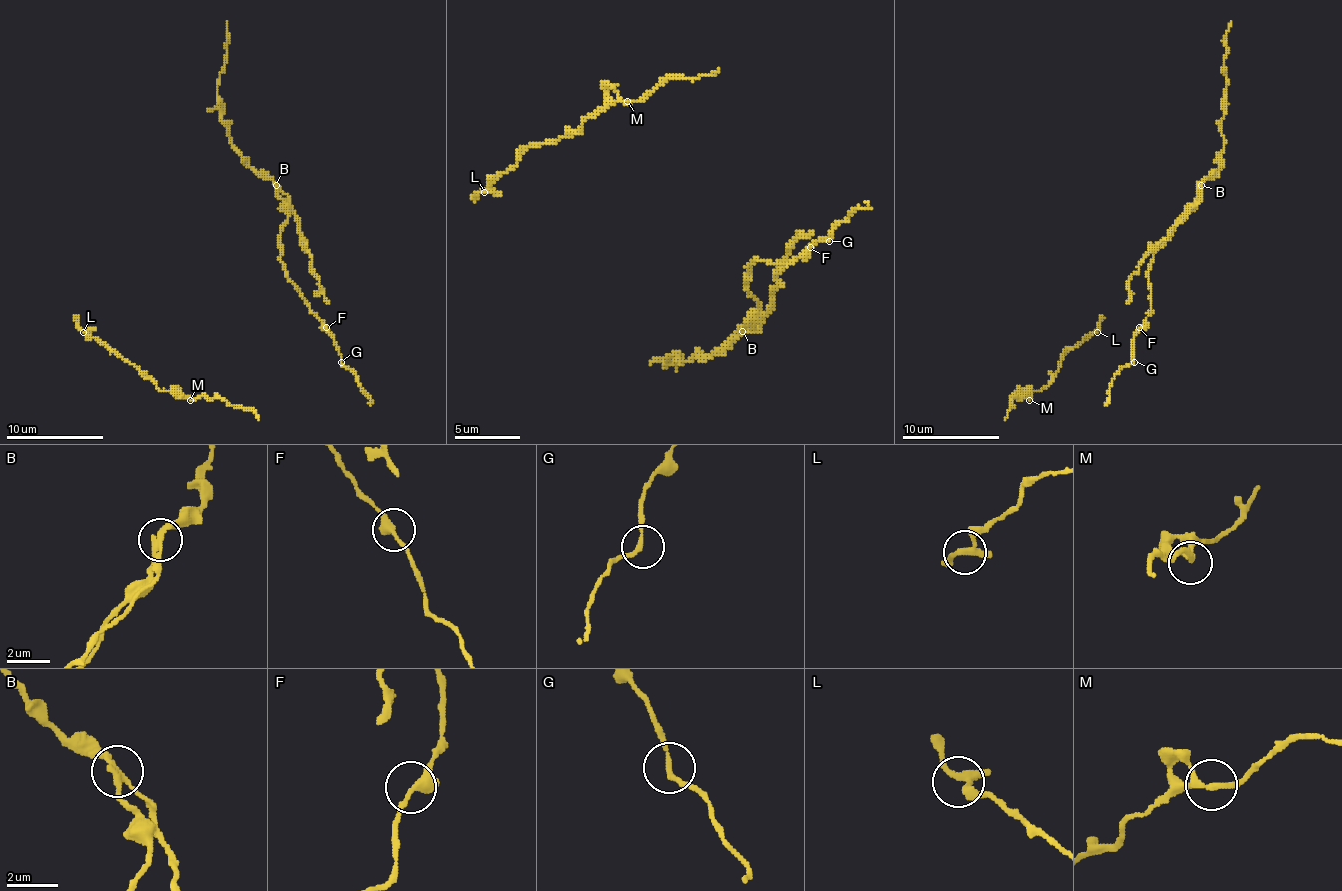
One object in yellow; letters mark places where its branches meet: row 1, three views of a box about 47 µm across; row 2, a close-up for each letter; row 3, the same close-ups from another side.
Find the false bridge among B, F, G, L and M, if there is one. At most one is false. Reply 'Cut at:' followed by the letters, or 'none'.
Cut at: B

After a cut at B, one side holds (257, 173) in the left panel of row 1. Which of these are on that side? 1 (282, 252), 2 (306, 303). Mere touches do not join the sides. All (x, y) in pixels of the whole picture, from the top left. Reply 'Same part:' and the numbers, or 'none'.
Same part: none

